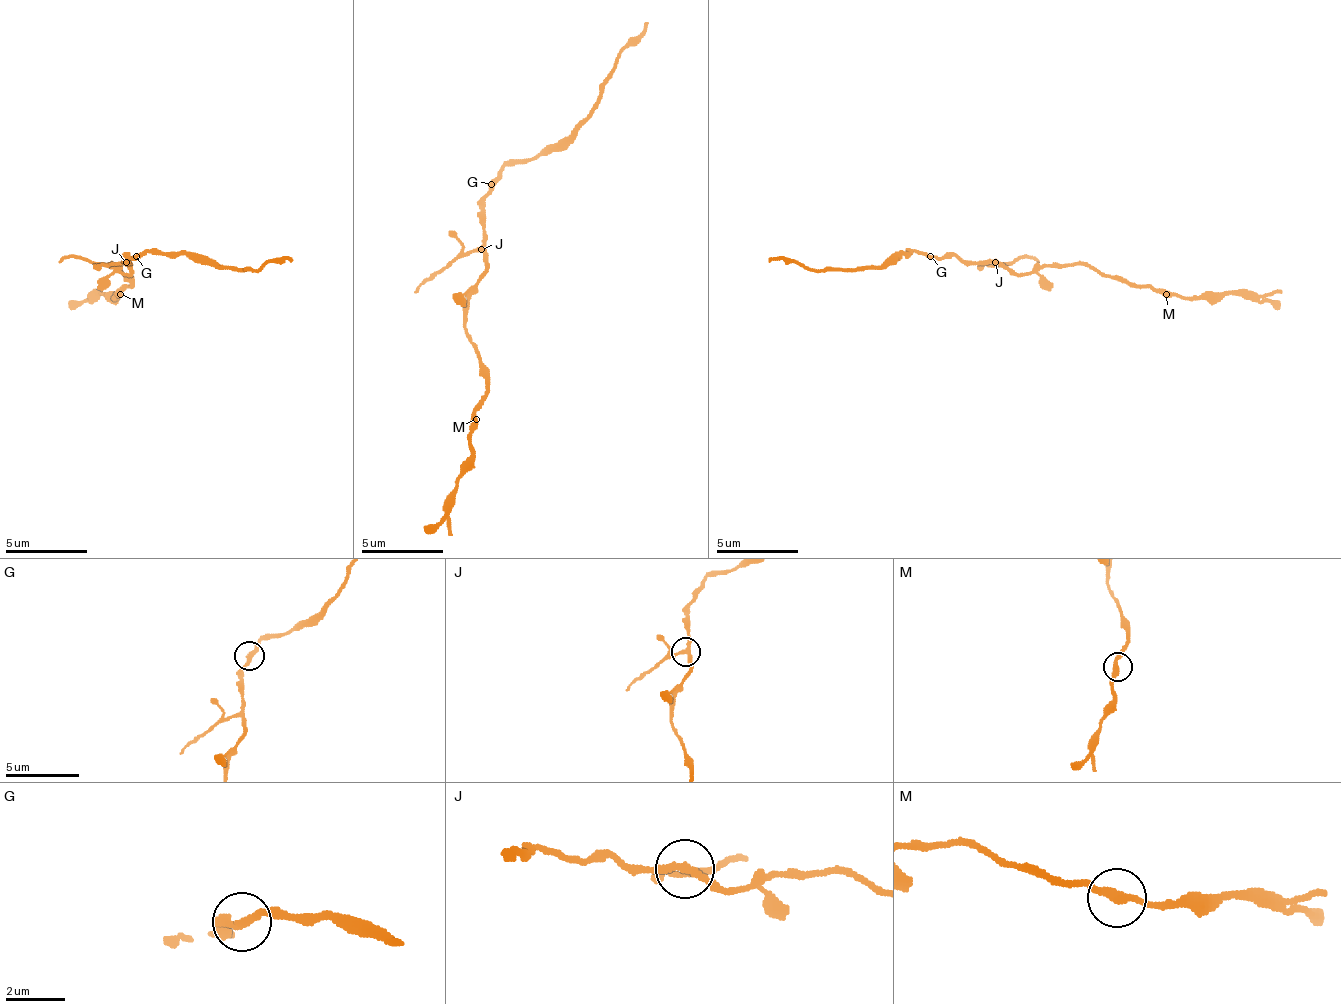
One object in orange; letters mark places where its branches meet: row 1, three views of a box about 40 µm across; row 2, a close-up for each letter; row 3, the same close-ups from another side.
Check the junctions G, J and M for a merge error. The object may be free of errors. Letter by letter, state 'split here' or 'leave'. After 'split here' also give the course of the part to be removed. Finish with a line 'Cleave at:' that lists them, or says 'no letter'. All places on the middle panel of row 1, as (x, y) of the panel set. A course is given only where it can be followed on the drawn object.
G: leave
J: split here; course (480, 248), (460, 252), (415, 293)
M: leave
Cleave at: J

